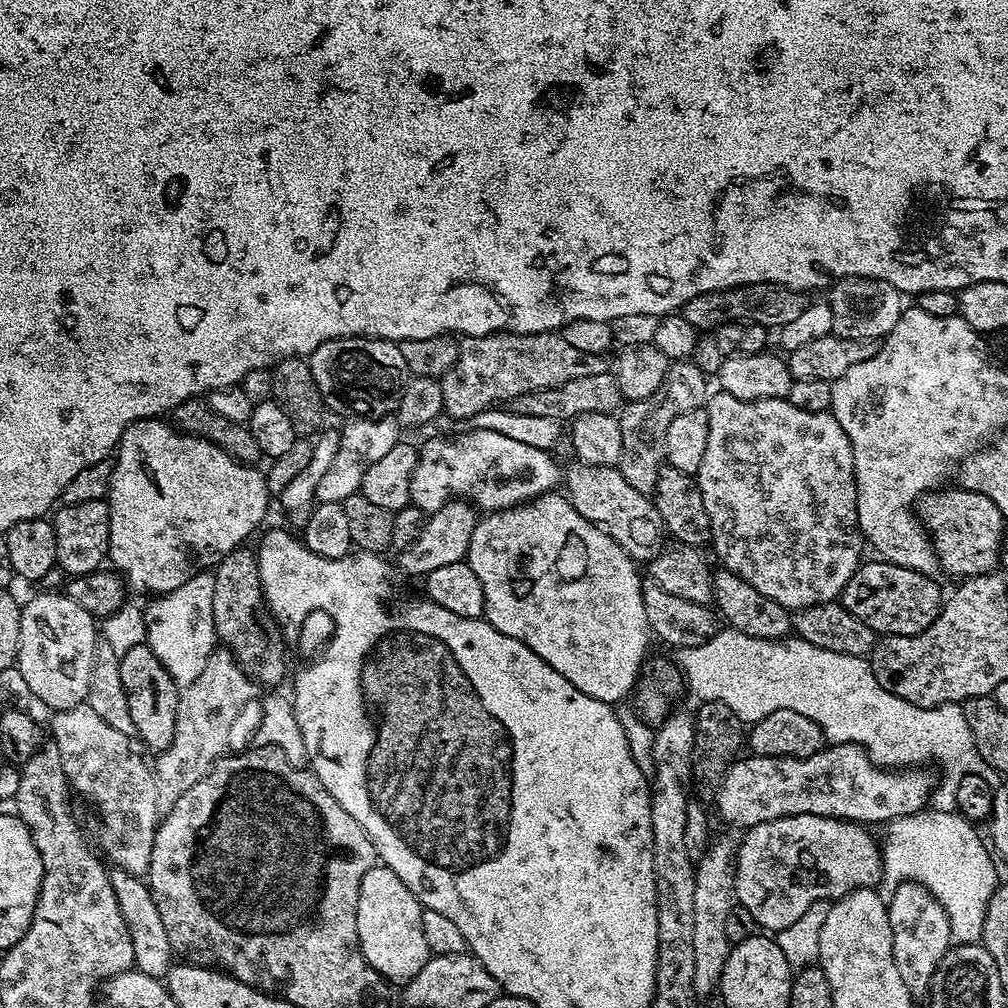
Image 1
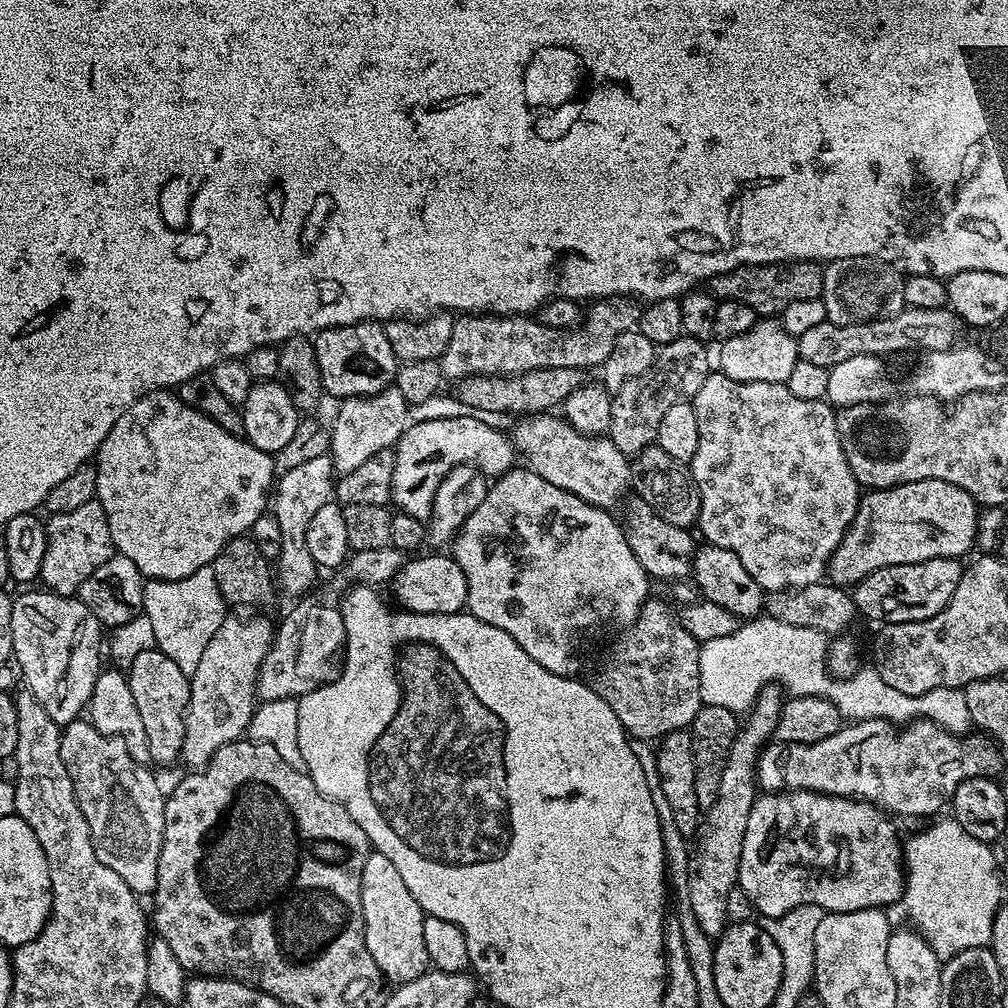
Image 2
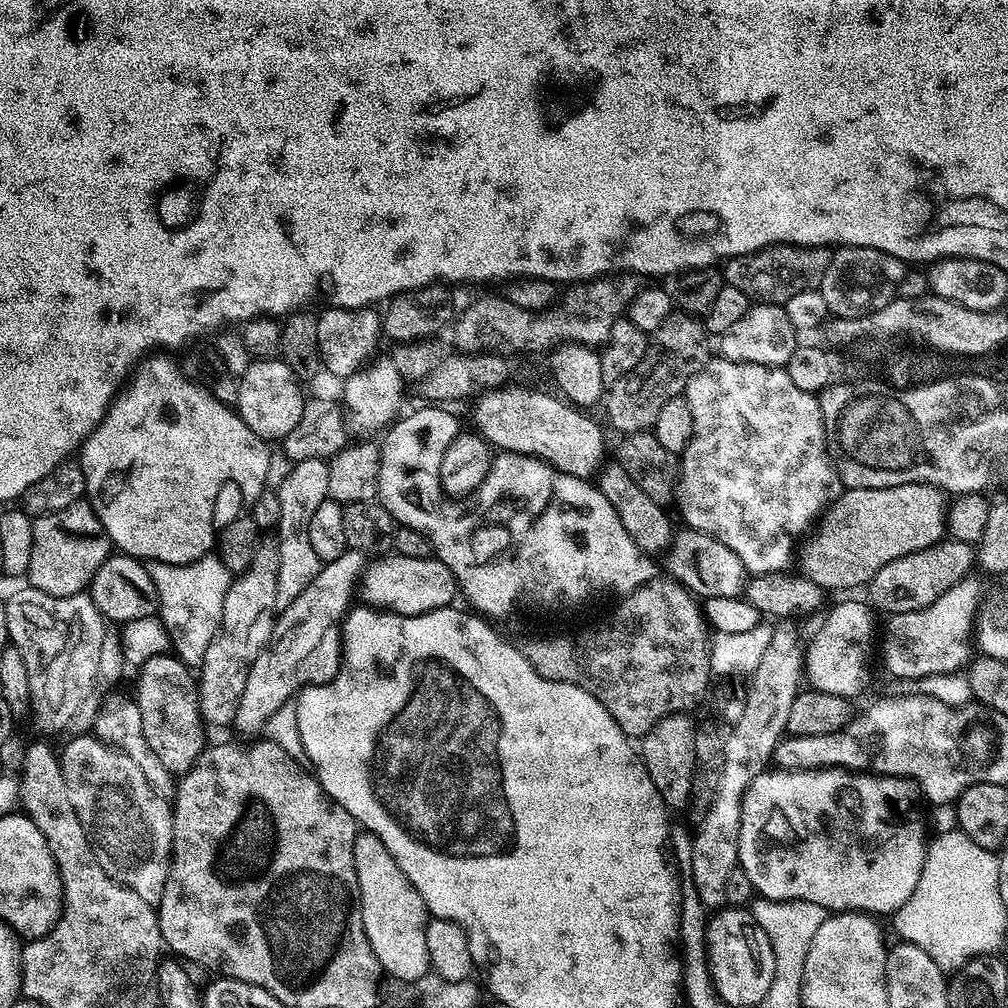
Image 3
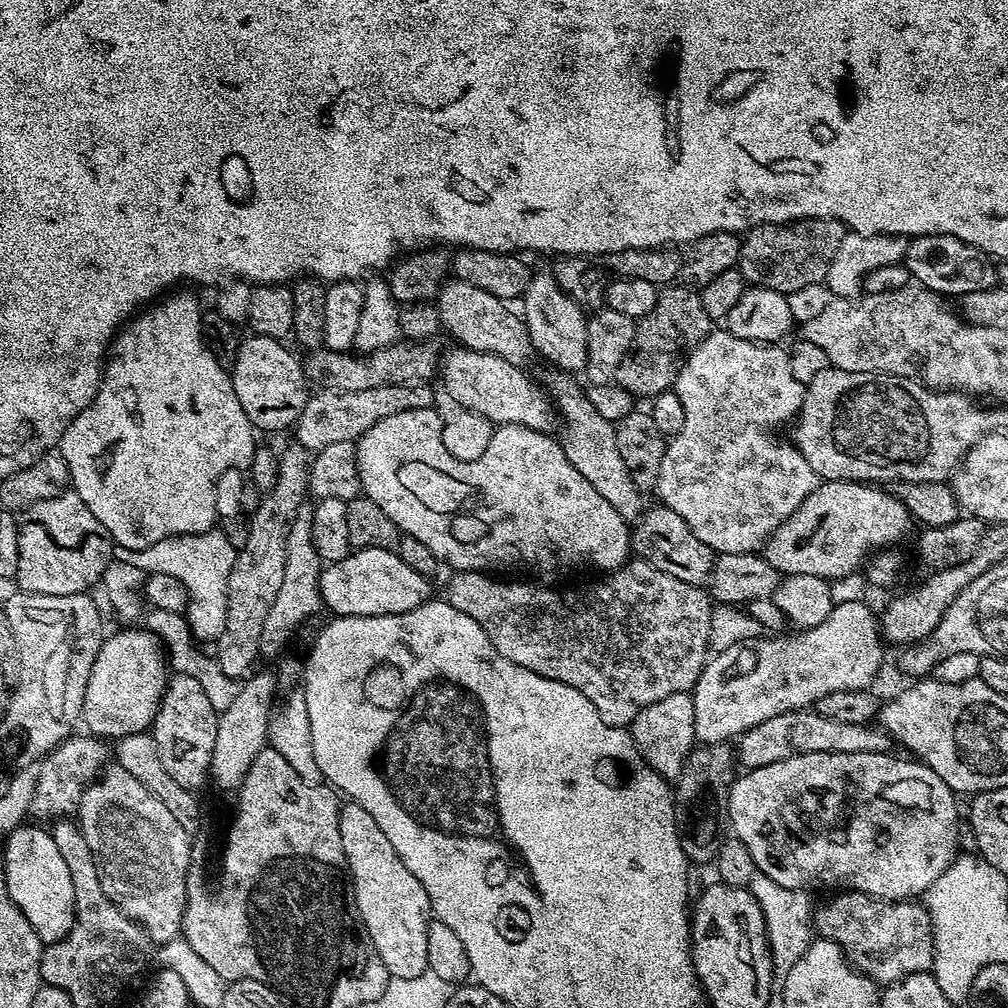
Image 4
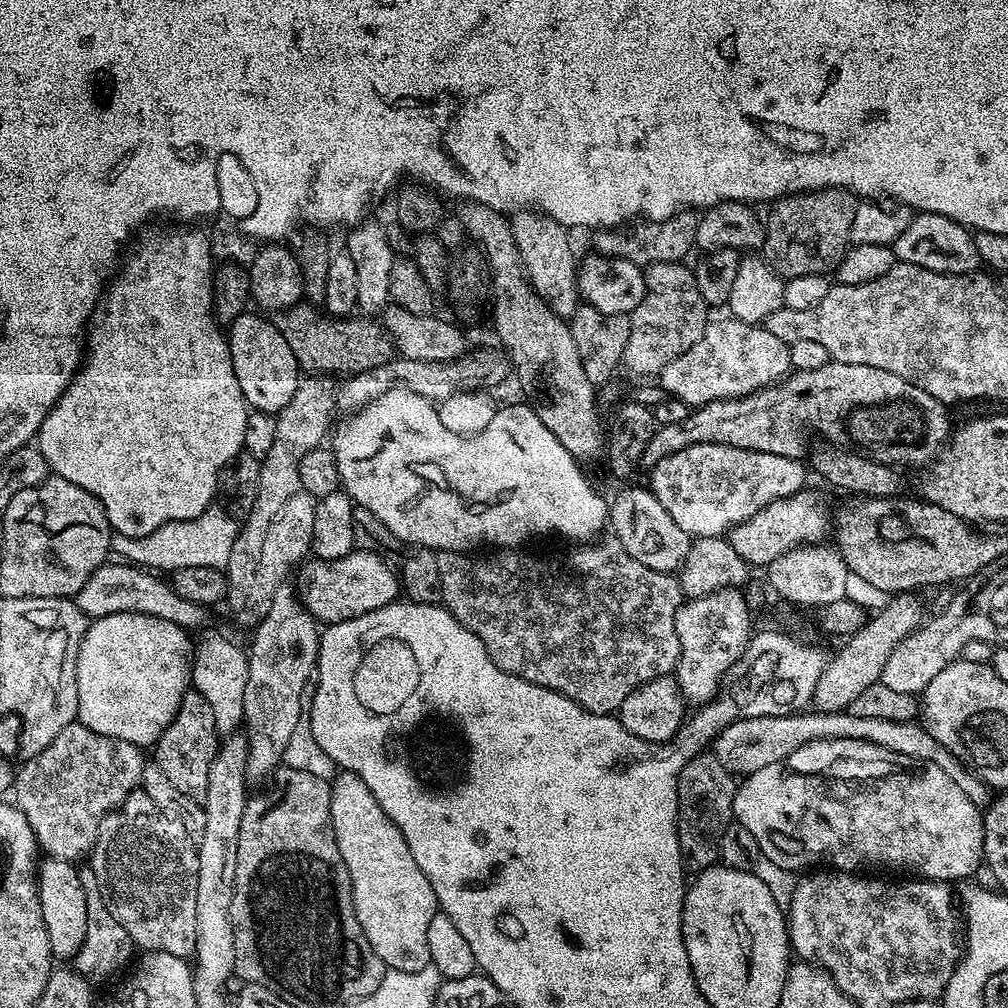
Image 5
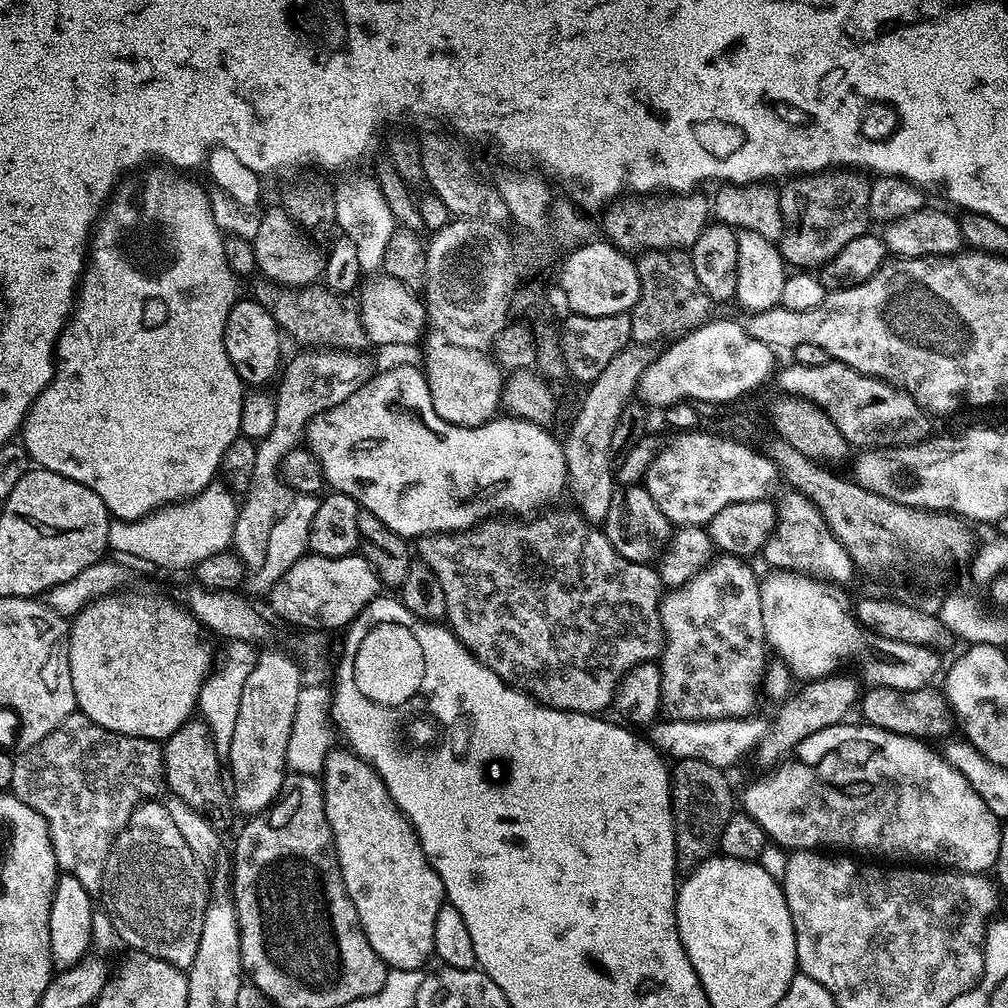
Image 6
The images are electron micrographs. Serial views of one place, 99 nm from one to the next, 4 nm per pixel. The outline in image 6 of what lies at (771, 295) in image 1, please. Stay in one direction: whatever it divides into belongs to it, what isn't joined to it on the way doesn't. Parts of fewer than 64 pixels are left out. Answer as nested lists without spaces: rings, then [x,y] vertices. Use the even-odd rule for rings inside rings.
[[[836,166],[831,170],[823,170],[810,172],[807,174],[796,174],[787,181],[788,184],[785,188],[779,189],[780,206],[782,216],[784,218],[784,233],[780,236],[778,241],[778,247],[780,249],[780,255],[784,257],[785,261],[793,269],[796,270],[816,270],[821,266],[828,263],[828,259],[834,254],[838,254],[838,250],[842,250],[842,246],[846,246],[846,242],[854,242],[854,238],[865,235],[869,231],[868,224],[870,225],[870,213],[868,207],[870,206],[870,190],[872,189],[869,177],[864,177],[865,173],[860,170],[853,170],[848,166]]]

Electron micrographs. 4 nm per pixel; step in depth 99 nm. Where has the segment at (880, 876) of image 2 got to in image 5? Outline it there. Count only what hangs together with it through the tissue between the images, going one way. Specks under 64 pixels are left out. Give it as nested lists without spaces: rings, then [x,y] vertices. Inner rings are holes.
[[[834,738],[833,740],[815,740],[809,744],[798,746],[798,750],[791,752],[788,757],[781,764],[771,764],[770,766],[762,766],[762,770],[758,770],[754,774],[743,777],[739,781],[736,789],[736,797],[734,798],[734,806],[732,807],[732,815],[735,823],[742,825],[746,830],[750,830],[750,834],[754,834],[754,842],[758,842],[760,847],[761,857],[770,862],[777,863],[788,872],[793,874],[799,873],[801,870],[812,870],[817,866],[824,865],[832,870],[839,870],[841,872],[850,872],[853,874],[859,873],[861,870],[876,870],[872,868],[900,868],[903,864],[912,864],[912,868],[917,877],[925,880],[942,880],[945,882],[953,882],[952,880],[960,880],[959,882],[967,881],[976,872],[976,867],[981,867],[984,858],[984,817],[981,809],[974,806],[974,802],[970,802],[970,798],[966,798],[966,794],[962,794],[962,786],[958,786],[958,782],[954,782],[954,778],[950,778],[950,774],[946,774],[946,770],[938,770],[938,766],[928,764],[925,760],[915,760],[914,758],[906,758],[906,754],[894,754],[894,750],[886,750],[877,744],[871,744],[865,740],[855,740],[854,738]]]

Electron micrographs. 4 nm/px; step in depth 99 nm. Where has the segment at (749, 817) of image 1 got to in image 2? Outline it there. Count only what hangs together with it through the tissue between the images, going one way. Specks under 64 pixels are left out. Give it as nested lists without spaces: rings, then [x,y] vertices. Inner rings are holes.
[[[923,718],[905,723],[897,740],[892,740],[892,731],[893,725],[886,720],[857,720],[822,742],[769,743],[756,764],[756,783],[765,793],[825,792],[867,800],[897,817],[935,817],[962,782],[979,776],[999,777],[1002,752],[995,743],[975,744]]]

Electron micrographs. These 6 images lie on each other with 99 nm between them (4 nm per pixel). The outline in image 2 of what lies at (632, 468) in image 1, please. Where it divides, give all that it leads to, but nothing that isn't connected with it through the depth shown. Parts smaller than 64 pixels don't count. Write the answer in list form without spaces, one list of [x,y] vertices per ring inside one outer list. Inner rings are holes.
[[[685,334],[674,342],[659,345],[656,360],[650,370],[626,382],[612,396],[610,426],[606,436],[626,457],[636,456],[649,444],[656,443],[658,426],[666,410],[683,400],[691,401],[698,390],[702,390],[702,382],[706,382],[710,374],[708,352],[704,348],[707,347],[703,341]]]

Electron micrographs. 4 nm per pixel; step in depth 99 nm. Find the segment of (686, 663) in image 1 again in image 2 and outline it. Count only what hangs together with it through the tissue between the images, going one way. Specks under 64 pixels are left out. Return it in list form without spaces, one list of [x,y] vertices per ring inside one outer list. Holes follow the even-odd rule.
[[[761,614],[747,622],[741,623],[734,634],[726,634],[726,638],[705,640],[700,645],[700,703],[726,706],[726,710],[737,714],[744,714],[751,709],[756,695],[765,686],[778,682],[781,689],[787,690],[792,696],[821,696],[834,706],[838,706],[841,717],[845,721],[857,720],[886,720],[893,725],[900,726],[905,722],[918,719],[933,720],[935,724],[945,728],[948,732],[964,734],[967,728],[973,727],[970,710],[966,710],[966,698],[959,688],[935,688],[921,696],[902,694],[894,690],[894,686],[886,686],[877,674],[875,667],[861,667],[852,676],[836,679],[828,669],[829,637],[818,630],[810,630],[806,626],[790,626],[786,622],[778,622],[774,617]]]

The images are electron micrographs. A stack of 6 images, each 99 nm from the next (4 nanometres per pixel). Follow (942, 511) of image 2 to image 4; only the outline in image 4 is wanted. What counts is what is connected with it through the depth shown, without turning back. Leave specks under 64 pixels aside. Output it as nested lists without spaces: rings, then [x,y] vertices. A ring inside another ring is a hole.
[[[825,480],[817,483],[816,489],[809,494],[790,514],[788,520],[783,520],[771,536],[768,537],[762,555],[774,570],[784,576],[817,576],[829,582],[837,582],[843,576],[848,576],[856,567],[863,565],[870,554],[877,550],[891,549],[908,532],[908,527],[914,524],[914,519],[908,508],[891,491],[880,489],[868,482],[858,480]]]

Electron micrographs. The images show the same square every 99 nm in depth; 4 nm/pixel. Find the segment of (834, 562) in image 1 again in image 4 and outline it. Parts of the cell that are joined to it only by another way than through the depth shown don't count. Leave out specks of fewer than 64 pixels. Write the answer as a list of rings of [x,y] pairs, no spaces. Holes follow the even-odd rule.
[[[713,330],[689,354],[688,361],[682,366],[681,372],[684,373],[684,376],[724,376],[724,408],[748,408],[748,412],[744,412],[744,416],[724,416],[724,408],[716,408],[716,400],[692,400],[692,412],[688,412],[686,415],[688,427],[682,426],[684,436],[673,436],[667,441],[662,454],[662,467],[658,470],[658,482],[654,489],[655,495],[658,494],[664,499],[661,500],[663,507],[674,510],[674,514],[678,514],[682,518],[682,522],[686,522],[686,526],[690,526],[690,530],[694,530],[694,534],[698,534],[698,538],[702,538],[702,542],[706,542],[706,546],[712,548],[713,553],[742,554],[743,552],[756,552],[763,549],[772,531],[783,520],[788,520],[790,514],[794,514],[794,510],[798,510],[798,506],[802,506],[804,499],[816,489],[818,483],[814,470],[810,470],[810,462],[806,462],[806,458],[802,458],[802,454],[797,450],[796,445],[787,439],[784,439],[785,441],[779,440],[771,432],[771,428],[775,424],[786,423],[785,425],[787,425],[800,411],[804,401],[805,385],[800,384],[798,378],[794,378],[794,373],[790,370],[788,348],[781,346],[779,343],[755,344],[749,340],[734,338],[734,334],[730,334],[727,330],[720,330],[720,332],[719,330]]]

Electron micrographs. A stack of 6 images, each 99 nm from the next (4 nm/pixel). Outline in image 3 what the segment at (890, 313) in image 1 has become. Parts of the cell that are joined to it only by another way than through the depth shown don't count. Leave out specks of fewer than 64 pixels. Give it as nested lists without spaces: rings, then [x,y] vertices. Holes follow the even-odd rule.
[[[840,246],[833,251],[832,261],[818,291],[833,317],[841,320],[857,320],[868,316],[871,312],[882,310],[882,306],[897,299],[905,271],[905,261],[894,258],[894,254],[862,246],[853,248]]]

